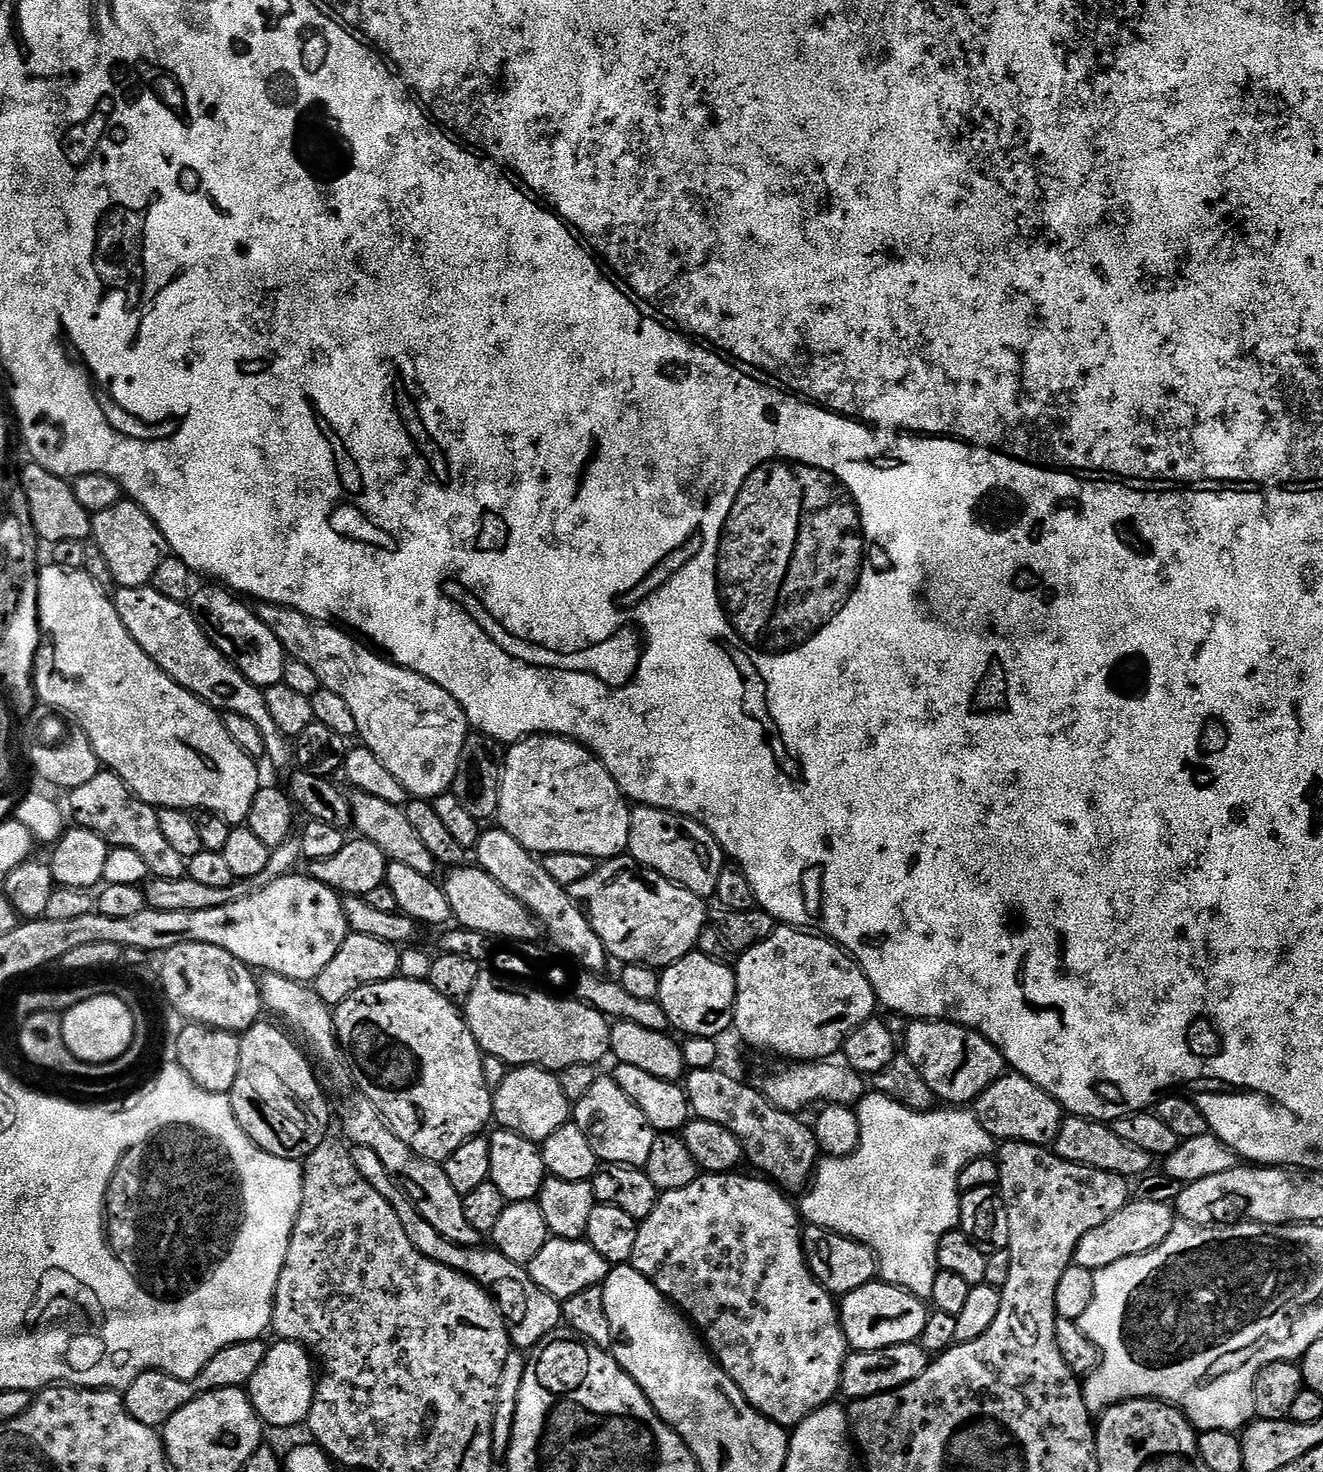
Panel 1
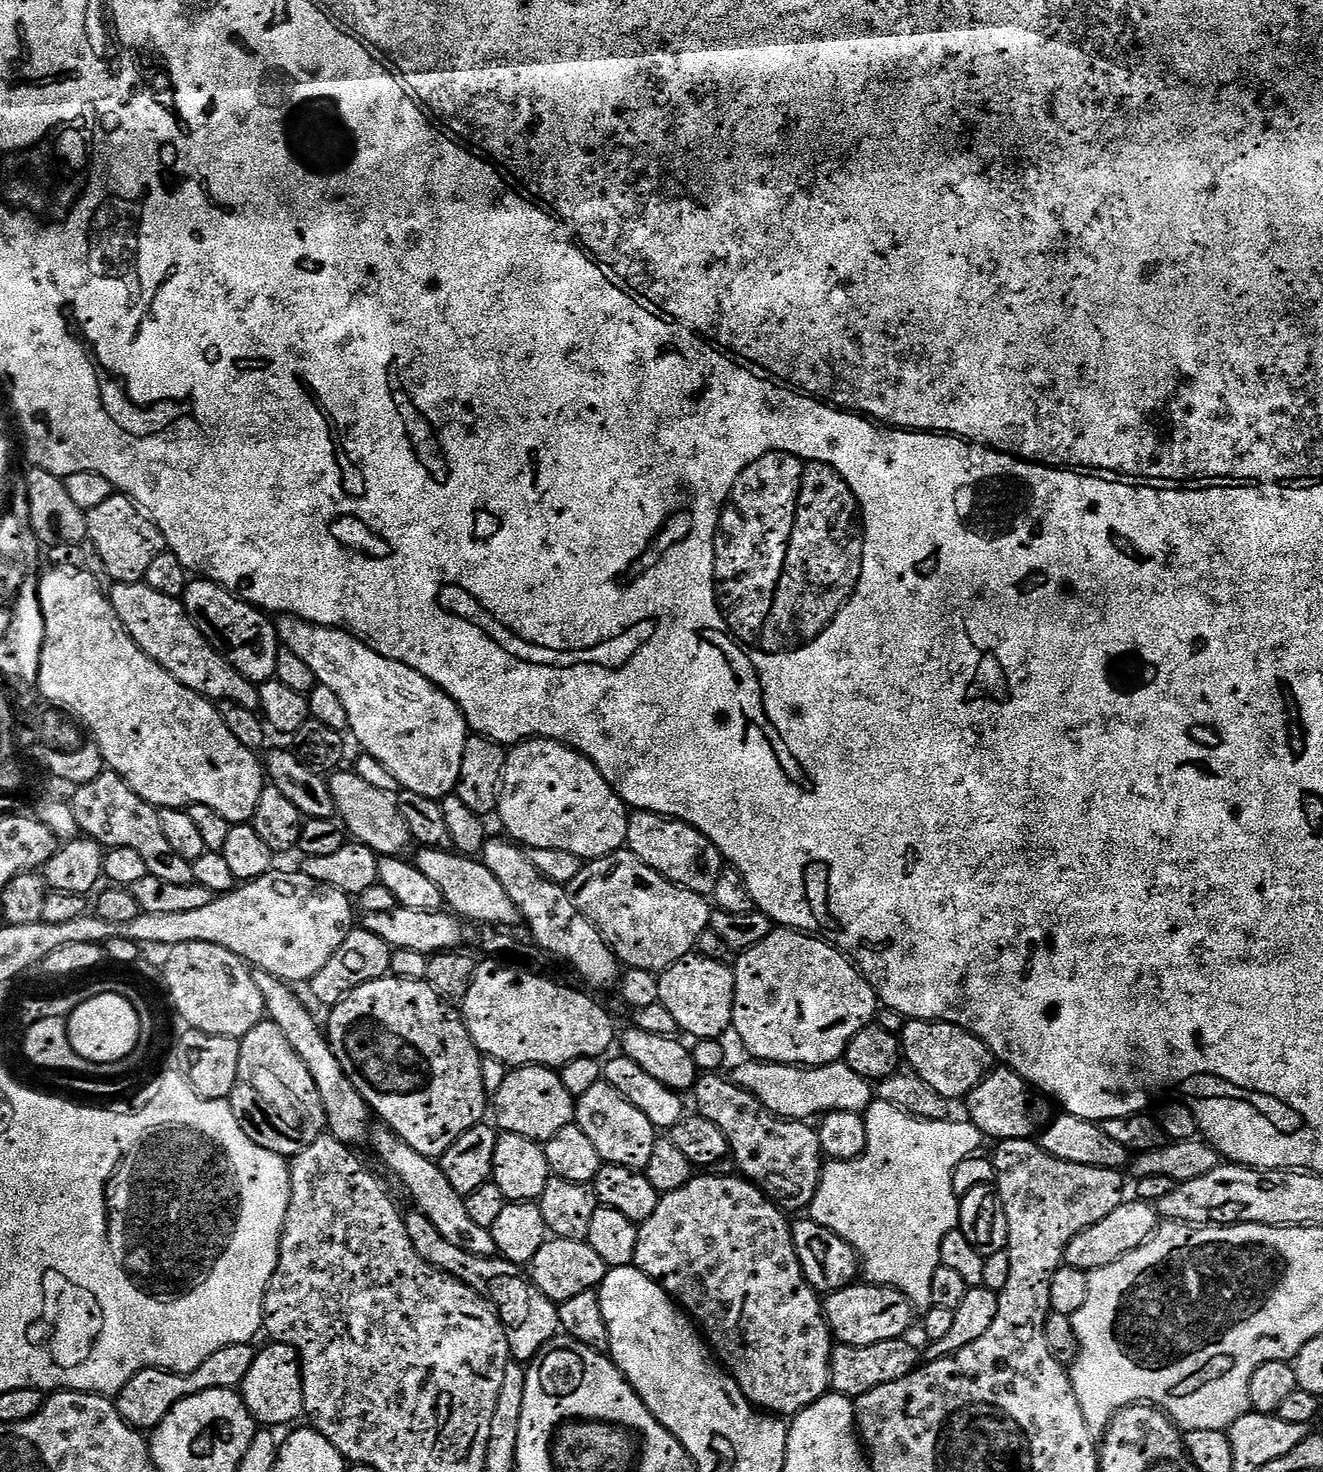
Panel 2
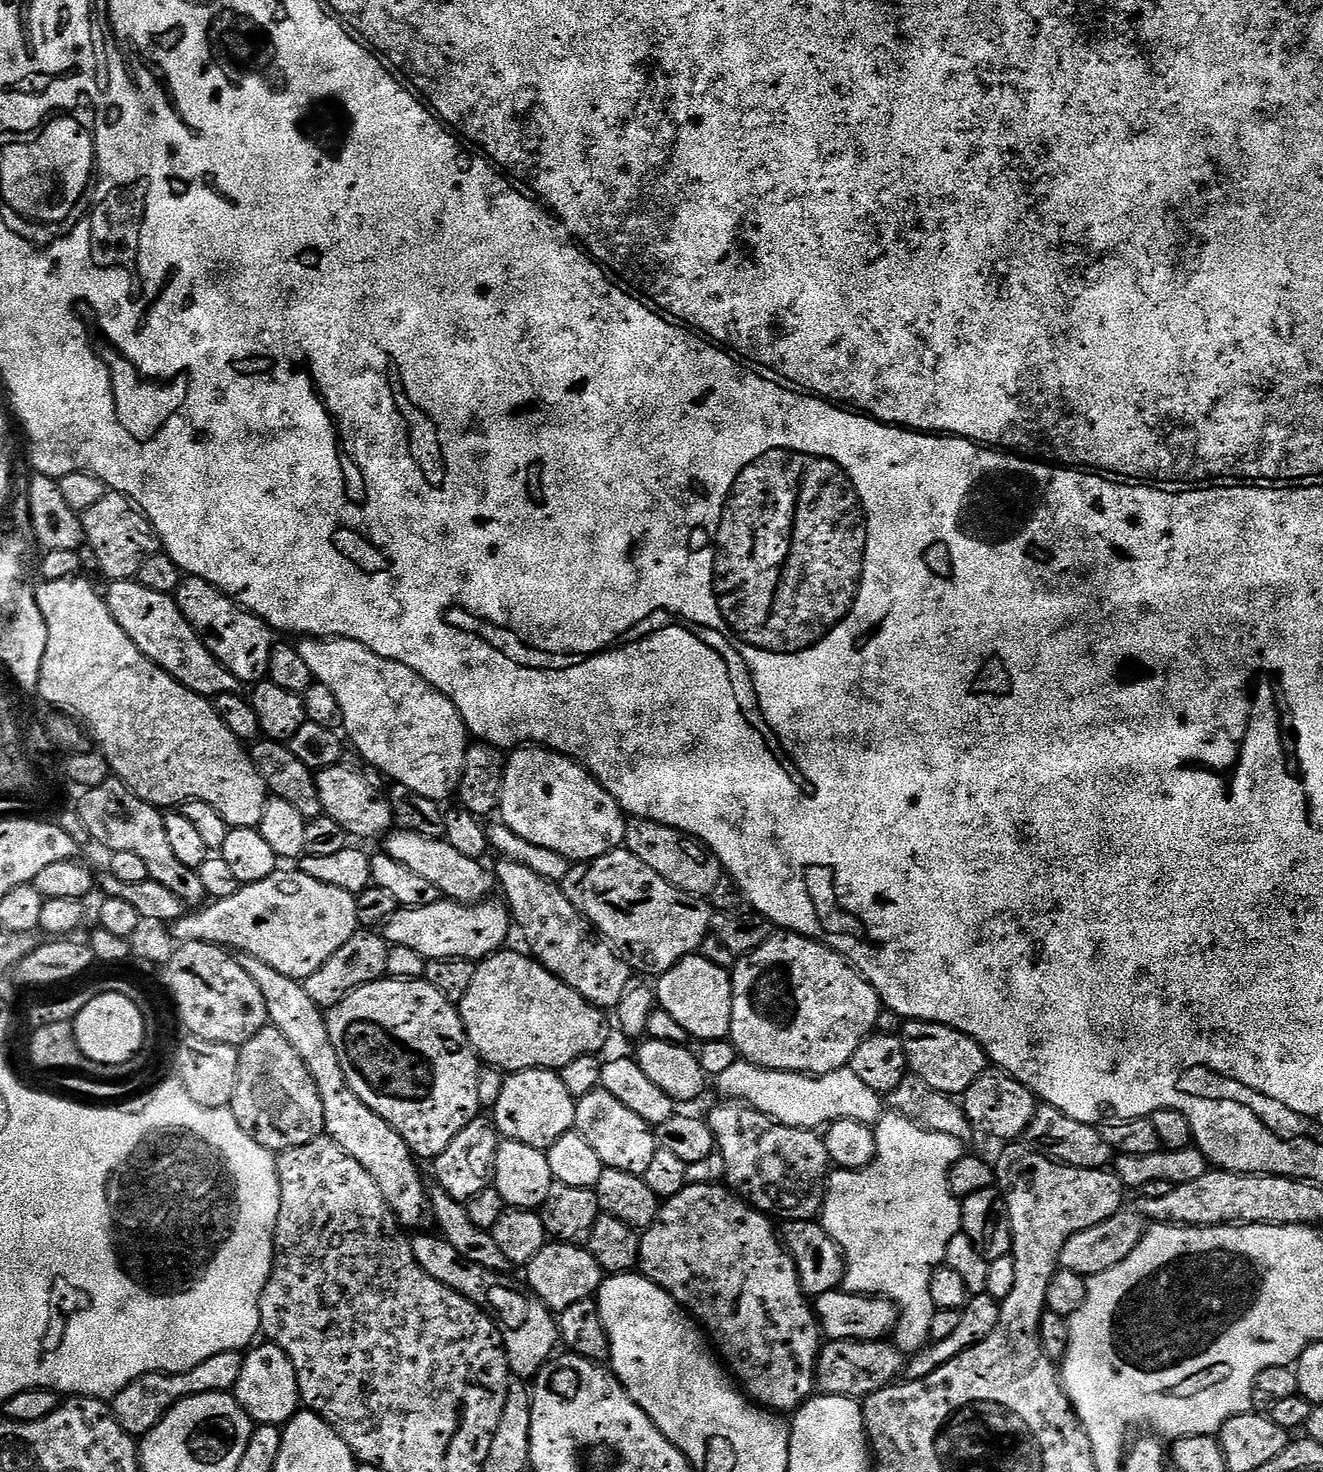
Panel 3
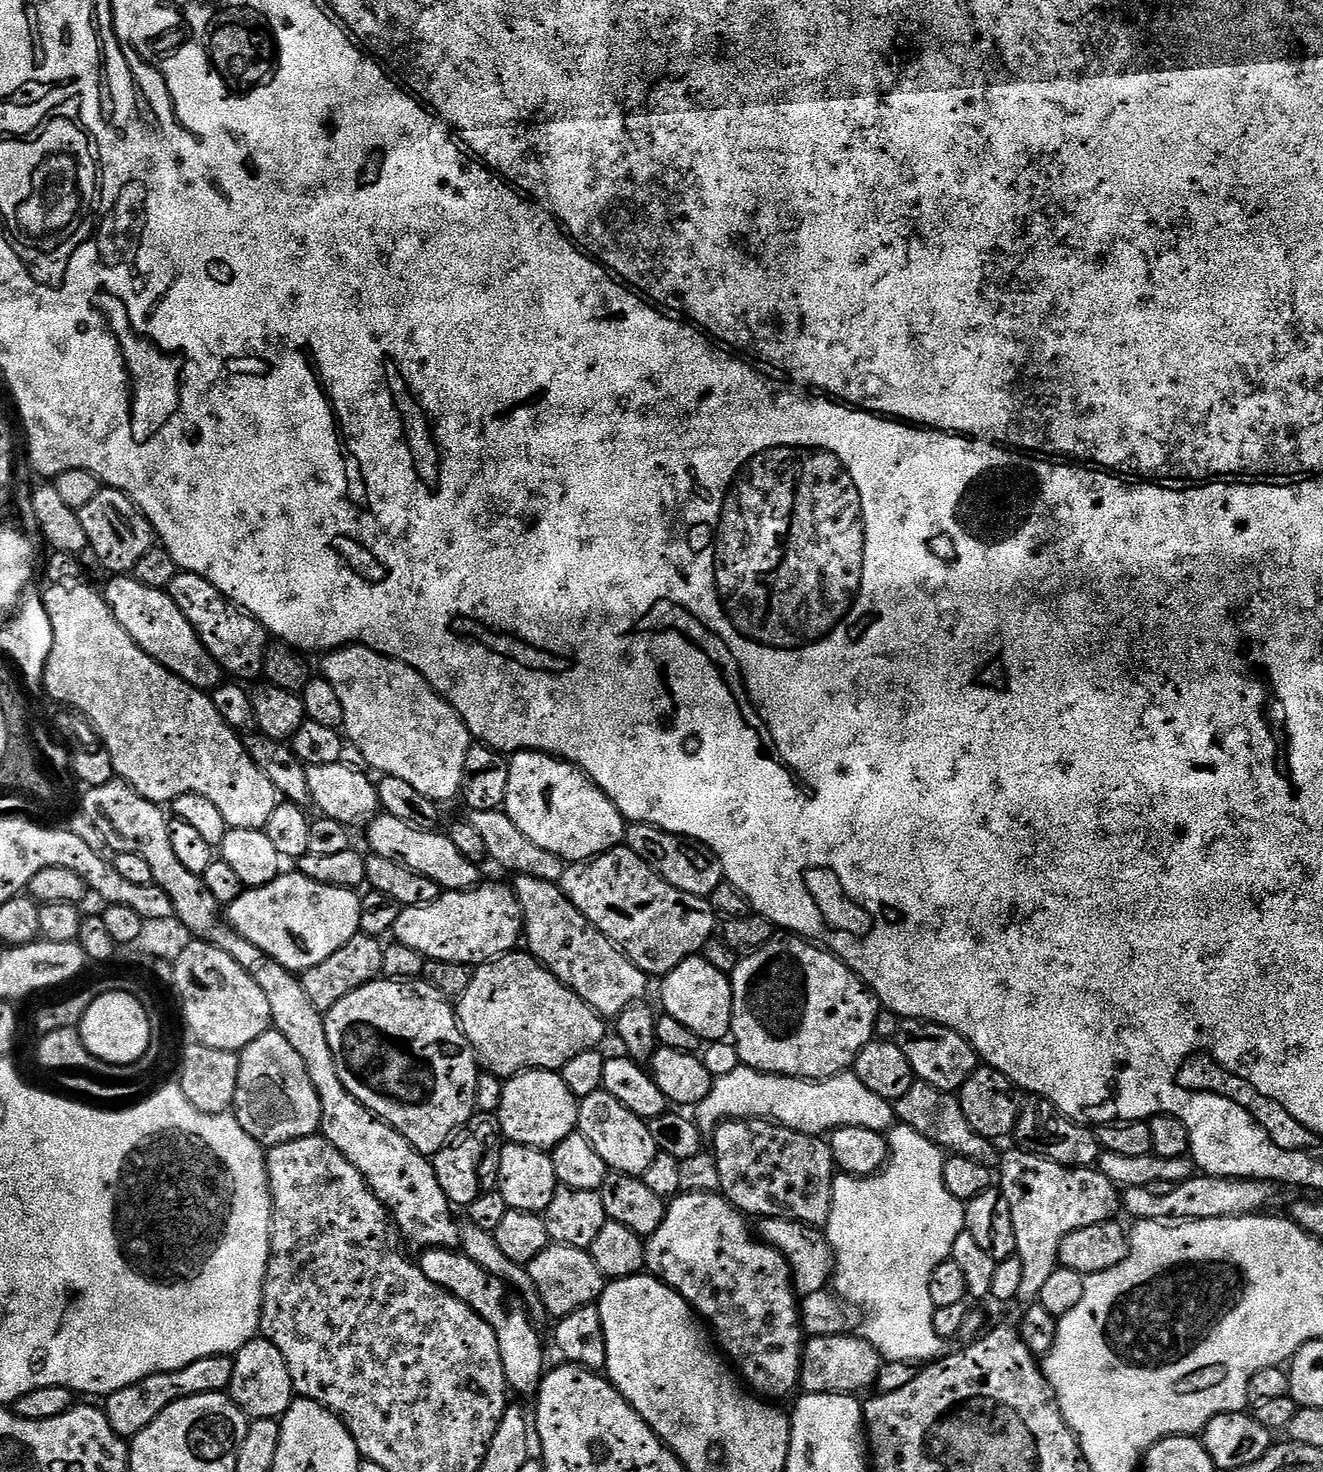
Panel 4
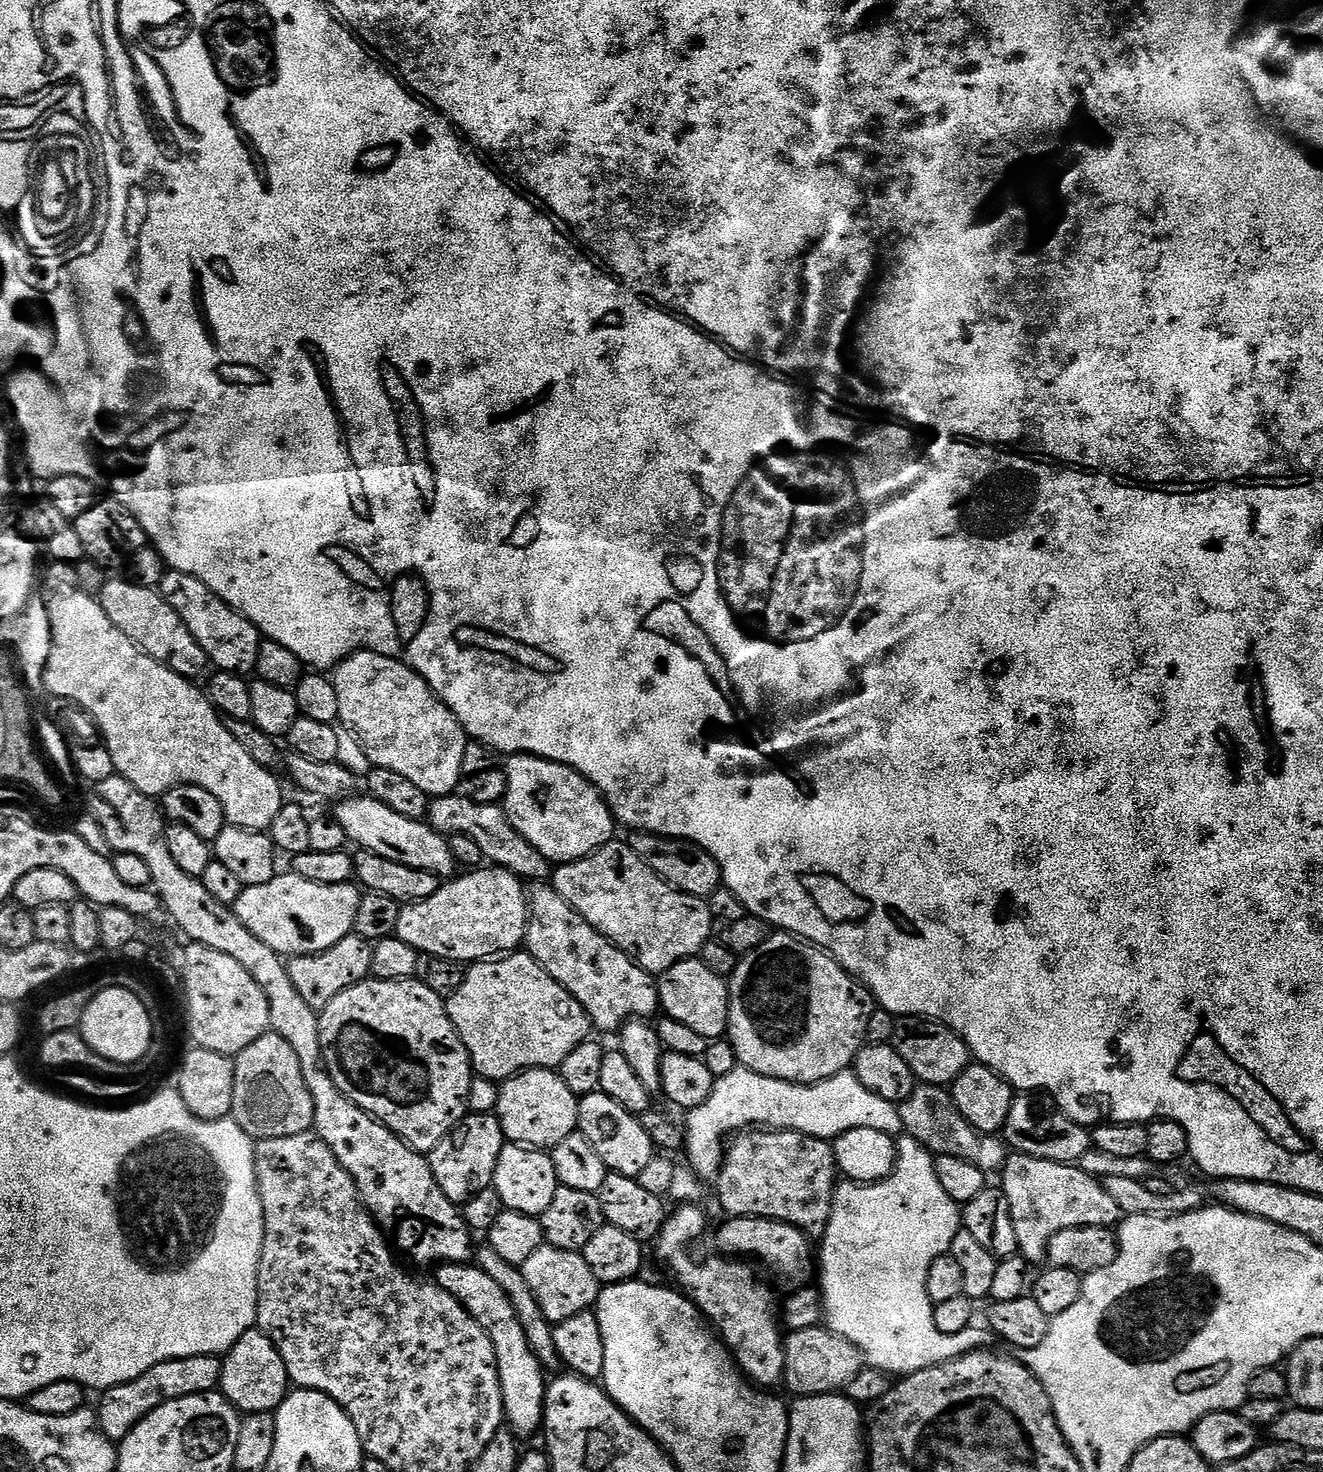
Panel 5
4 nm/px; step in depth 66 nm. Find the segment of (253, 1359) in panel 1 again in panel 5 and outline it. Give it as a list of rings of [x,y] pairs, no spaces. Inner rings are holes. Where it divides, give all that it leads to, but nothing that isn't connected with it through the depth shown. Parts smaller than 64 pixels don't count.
[[[219,1355],[187,1356],[181,1360],[163,1360],[161,1364],[155,1364],[146,1374],[142,1374],[137,1380],[131,1380],[125,1384],[119,1384],[107,1389],[100,1400],[100,1408],[95,1409],[100,1420],[100,1429],[113,1442],[119,1442],[146,1418],[158,1406],[162,1406],[171,1400],[177,1400],[183,1396],[193,1396],[203,1392],[211,1392],[220,1383],[220,1370],[222,1360]]]

